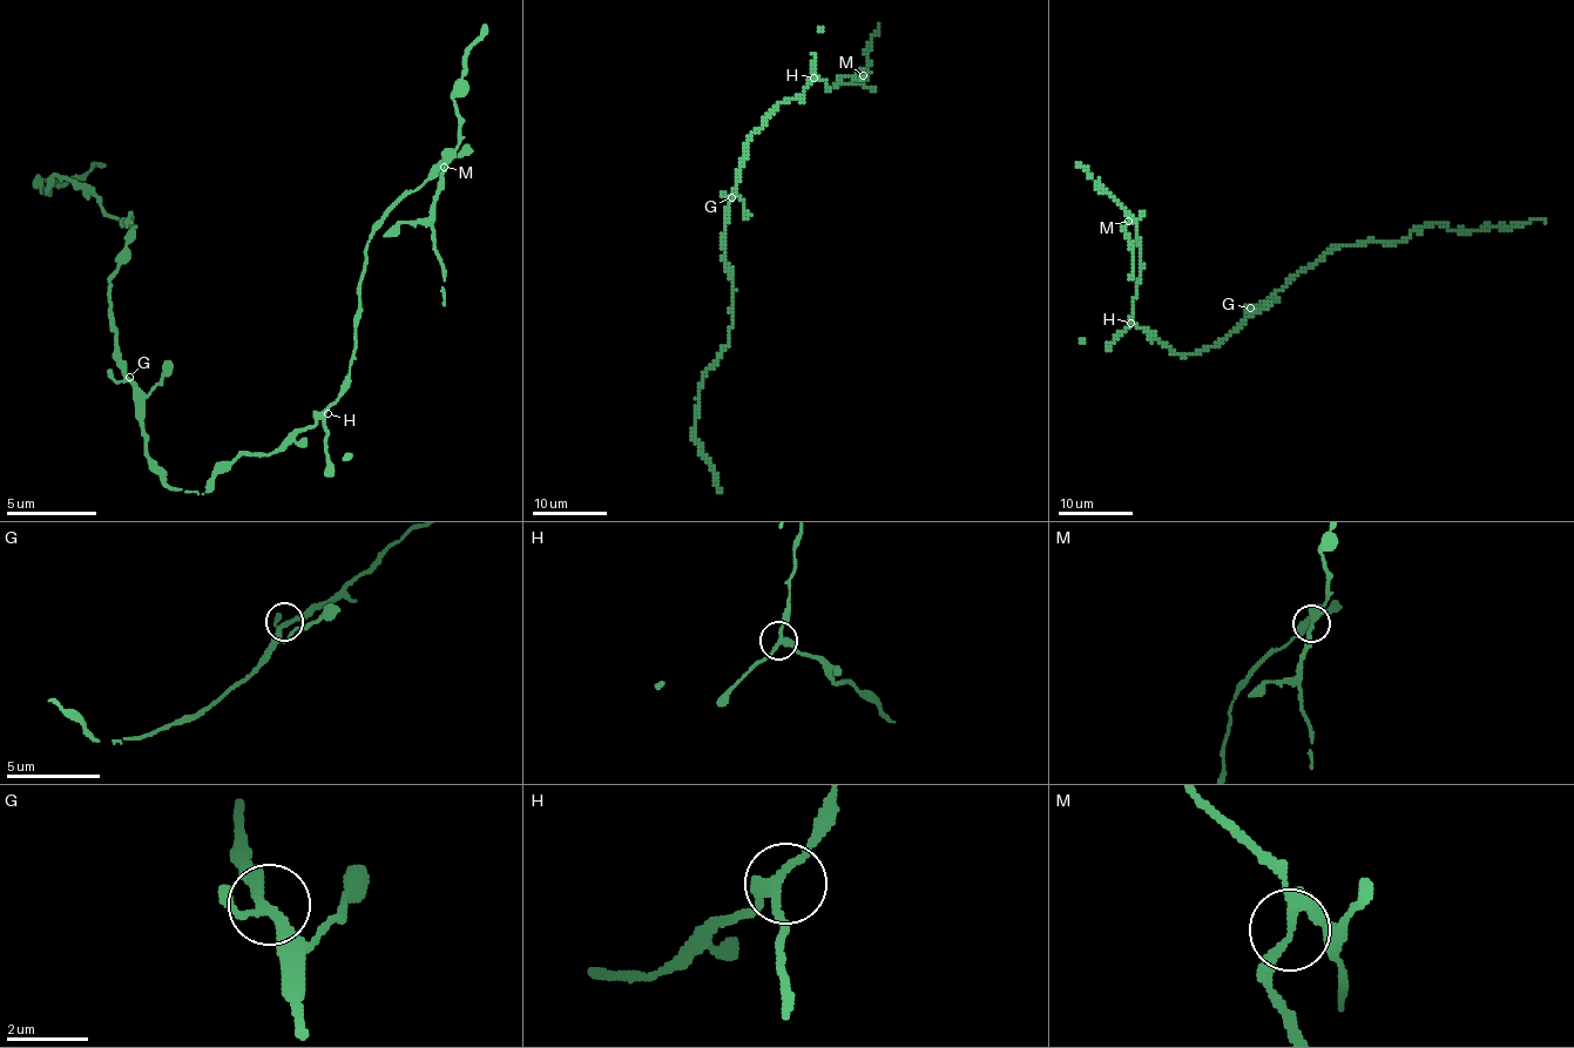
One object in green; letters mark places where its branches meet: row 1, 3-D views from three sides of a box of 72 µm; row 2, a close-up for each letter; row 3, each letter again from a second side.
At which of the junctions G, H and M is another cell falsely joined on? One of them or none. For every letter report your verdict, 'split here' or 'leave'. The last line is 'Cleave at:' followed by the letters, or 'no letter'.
G: leave
H: leave
M: split here
Cleave at: M

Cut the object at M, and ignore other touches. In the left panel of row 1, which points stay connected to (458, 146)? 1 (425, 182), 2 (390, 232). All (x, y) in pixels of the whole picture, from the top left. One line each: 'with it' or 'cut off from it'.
1: with it
2: cut off from it

